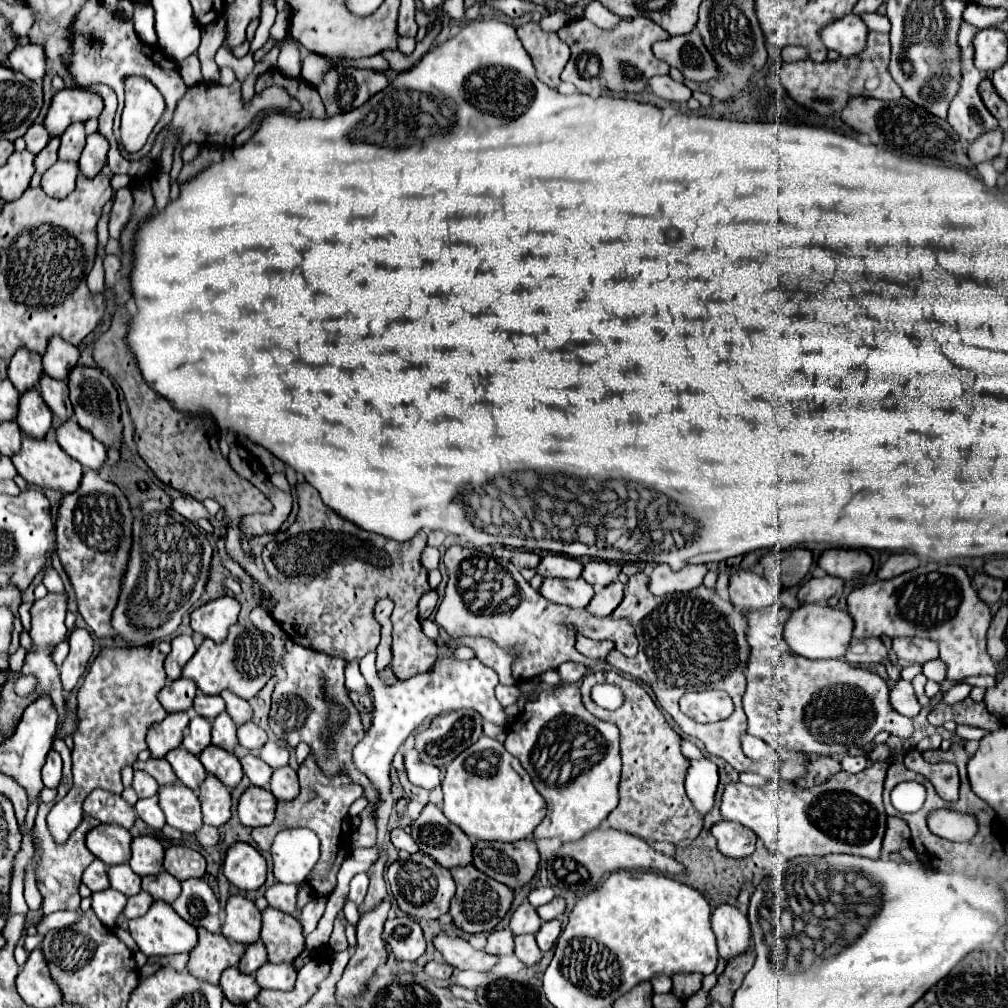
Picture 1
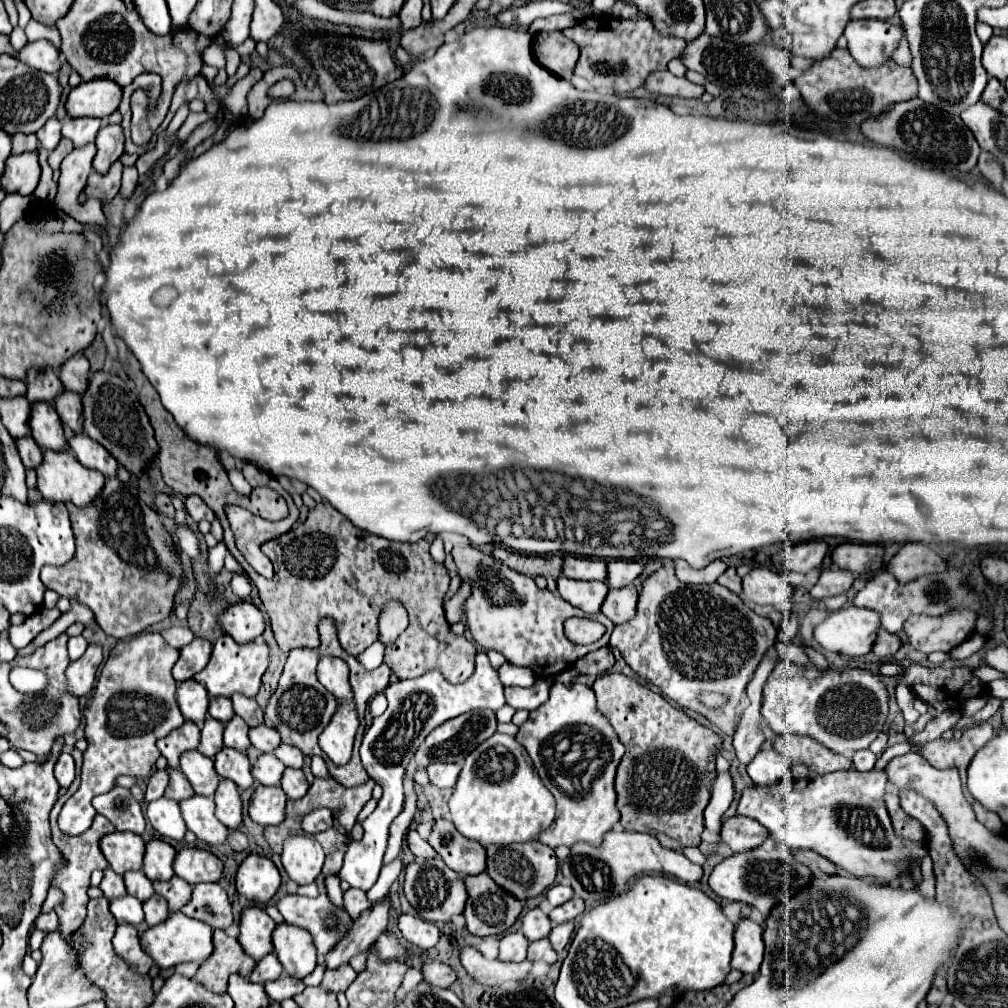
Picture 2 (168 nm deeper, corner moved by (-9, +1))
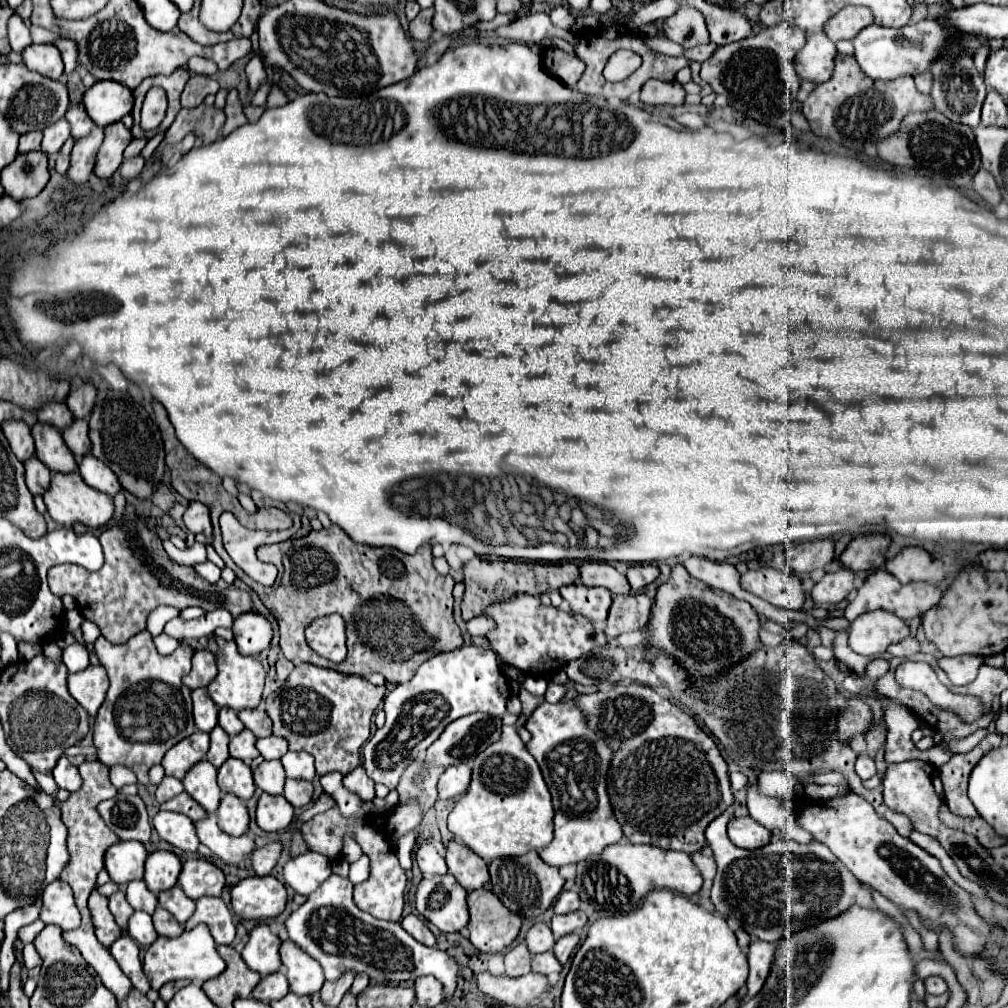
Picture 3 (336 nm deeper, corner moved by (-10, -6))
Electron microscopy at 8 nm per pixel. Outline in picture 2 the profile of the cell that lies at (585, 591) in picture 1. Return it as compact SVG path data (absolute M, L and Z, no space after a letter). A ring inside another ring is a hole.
M565 575L557 579L557 589L565 601L585 613L597 613L609 591L601 581L575 581Z

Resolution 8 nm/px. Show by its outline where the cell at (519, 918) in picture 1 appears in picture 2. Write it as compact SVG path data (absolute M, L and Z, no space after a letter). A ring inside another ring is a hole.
M537 907L537 909L531 909L525 917L523 917L523 927L521 927L523 935L529 939L529 941L537 941L537 939L543 939L551 933L551 921L549 917Z

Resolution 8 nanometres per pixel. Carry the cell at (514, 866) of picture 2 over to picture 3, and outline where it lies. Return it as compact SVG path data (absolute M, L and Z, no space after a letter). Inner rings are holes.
M528 852L518 858L496 858L490 862L488 870L490 870L490 884L494 894L502 900L502 904L508 910L516 912L522 918L542 914L554 902L554 898L560 894L564 886L564 878L560 876L558 868L546 864L538 856L538 852Z

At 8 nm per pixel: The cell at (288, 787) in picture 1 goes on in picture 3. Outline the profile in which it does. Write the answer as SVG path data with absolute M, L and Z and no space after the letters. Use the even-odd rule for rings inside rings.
M286 780L284 786L284 798L294 806L294 808L304 808L312 800L312 782L308 780Z

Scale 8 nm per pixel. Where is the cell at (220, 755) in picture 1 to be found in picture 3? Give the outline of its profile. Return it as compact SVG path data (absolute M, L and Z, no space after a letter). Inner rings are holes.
M228 758L218 770L218 786L222 792L232 792L240 800L252 798L256 786L252 780L252 770L238 758Z

